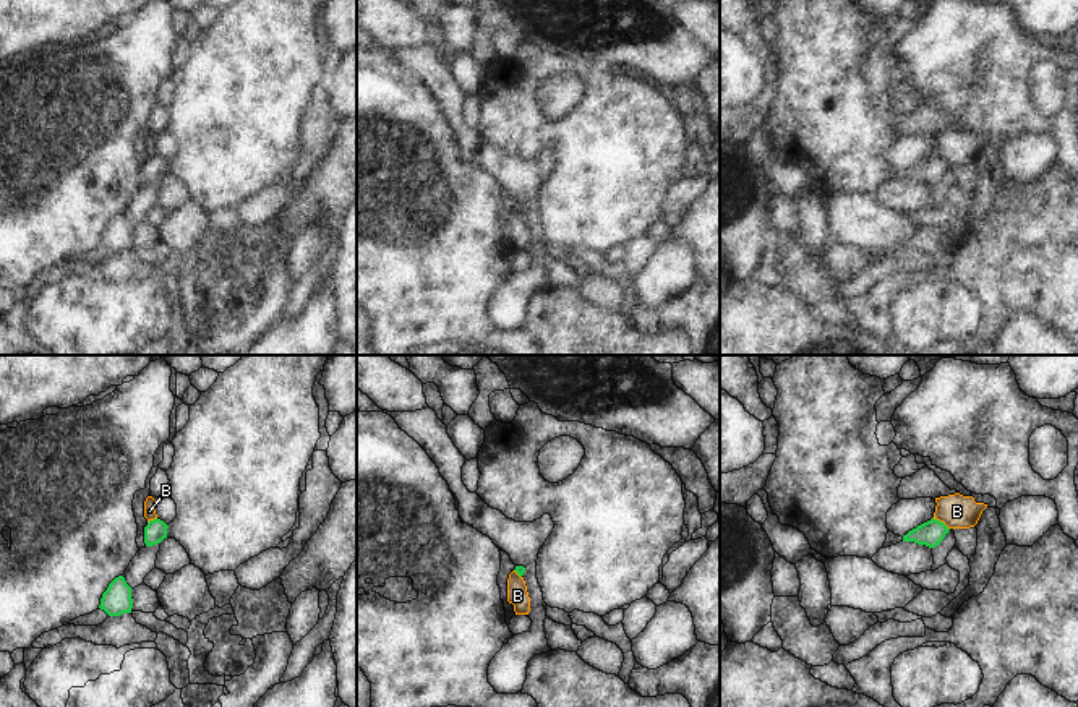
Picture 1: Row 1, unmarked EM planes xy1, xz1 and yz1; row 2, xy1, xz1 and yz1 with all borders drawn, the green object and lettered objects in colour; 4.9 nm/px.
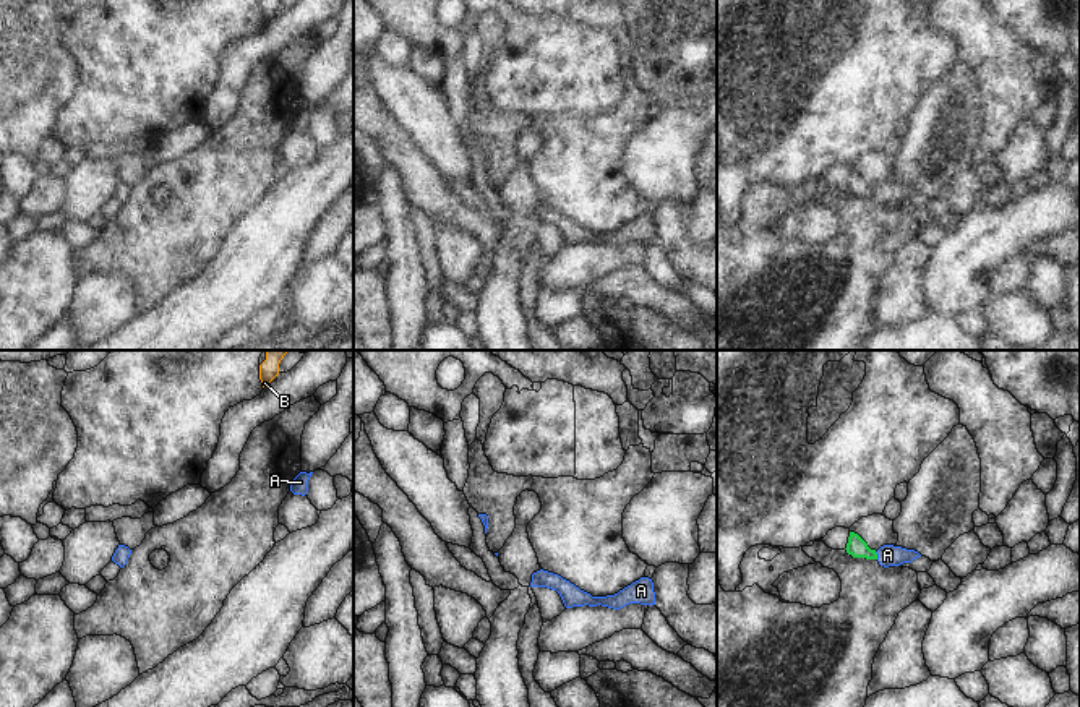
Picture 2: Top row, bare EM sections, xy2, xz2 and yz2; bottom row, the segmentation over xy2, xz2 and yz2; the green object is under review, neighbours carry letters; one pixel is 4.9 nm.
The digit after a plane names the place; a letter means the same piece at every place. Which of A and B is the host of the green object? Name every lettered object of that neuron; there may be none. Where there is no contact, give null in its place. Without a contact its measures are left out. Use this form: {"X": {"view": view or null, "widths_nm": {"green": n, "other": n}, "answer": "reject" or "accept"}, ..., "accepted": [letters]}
{"A": {"view": "yz2", "widths_nm": {"green": 100, "other": 110}, "answer": "accept"}, "B": {"view": "yz1", "widths_nm": {"green": 120, "other": 170}, "answer": "reject"}, "accepted": ["A"]}

